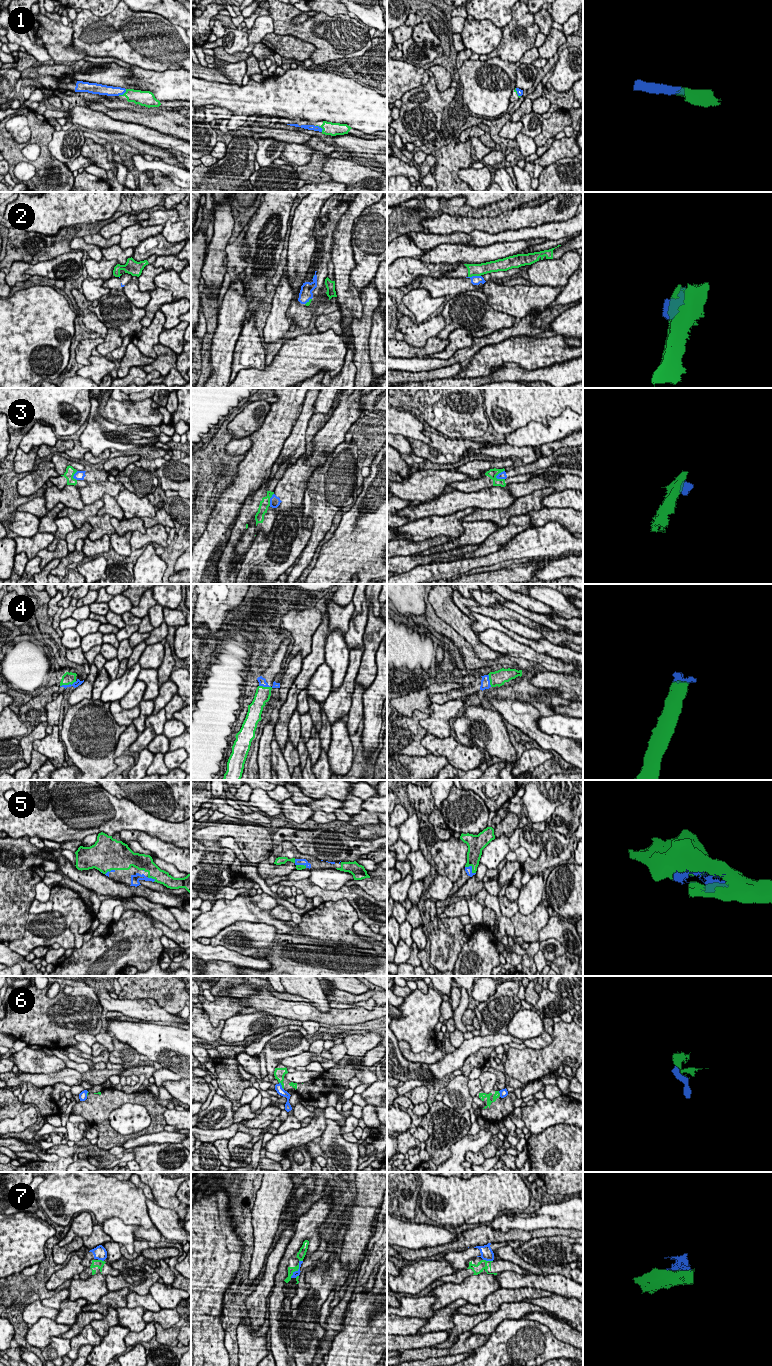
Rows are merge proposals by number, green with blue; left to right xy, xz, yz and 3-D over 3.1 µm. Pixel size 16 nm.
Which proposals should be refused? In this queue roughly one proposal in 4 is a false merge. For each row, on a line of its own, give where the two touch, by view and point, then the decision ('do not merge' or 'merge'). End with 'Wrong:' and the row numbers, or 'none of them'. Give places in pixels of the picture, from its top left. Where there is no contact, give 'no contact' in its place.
1: xy (123, 94) | merge
2: yz (474, 275) | do not merge
3: yz (499, 472) | do not merge
4: xy (68, 684) | merge
5: yz (472, 868) | merge
6: xz (282, 1086) | do not merge
7: xz (296, 1270) | do not merge
Wrong: 2, 3, 6, 7

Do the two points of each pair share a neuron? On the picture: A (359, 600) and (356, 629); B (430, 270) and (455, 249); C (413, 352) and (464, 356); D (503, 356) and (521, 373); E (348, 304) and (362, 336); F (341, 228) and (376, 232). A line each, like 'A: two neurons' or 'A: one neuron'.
A: one neuron
B: two neurons
C: two neurons
D: two neurons
E: two neurons
F: two neurons

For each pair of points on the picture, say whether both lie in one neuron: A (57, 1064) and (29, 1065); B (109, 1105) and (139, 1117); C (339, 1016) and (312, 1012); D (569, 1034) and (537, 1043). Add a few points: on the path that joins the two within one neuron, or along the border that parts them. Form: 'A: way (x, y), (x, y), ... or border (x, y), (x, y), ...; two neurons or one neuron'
A: way (50, 1064), (36, 1065); one neuron
B: border (140, 1104), (115, 1108), (110, 1126); two neurons
C: way (332, 1016), (319, 1016); one neuron
D: border (552, 1037), (552, 1041), (542, 1048), (529, 1048); two neurons

